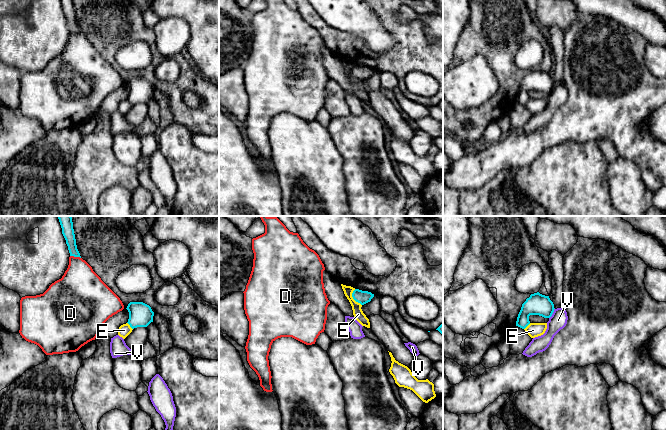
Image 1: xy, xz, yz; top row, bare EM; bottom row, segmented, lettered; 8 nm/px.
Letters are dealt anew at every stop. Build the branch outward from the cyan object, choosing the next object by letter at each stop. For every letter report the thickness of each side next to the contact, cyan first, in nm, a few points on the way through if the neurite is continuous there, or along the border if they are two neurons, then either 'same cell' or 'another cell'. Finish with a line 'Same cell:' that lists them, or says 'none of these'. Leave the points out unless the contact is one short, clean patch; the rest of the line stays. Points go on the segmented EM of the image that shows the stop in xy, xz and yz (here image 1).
D: calibres 100 and 320 nm; another cell
E: calibres 110 and 80 nm; border xz (354, 289), (352, 297), (361, 305); another cell
V: calibres 180 and 140 nm; border yz (554, 308), (549, 318); another cell
Same cell: none of these

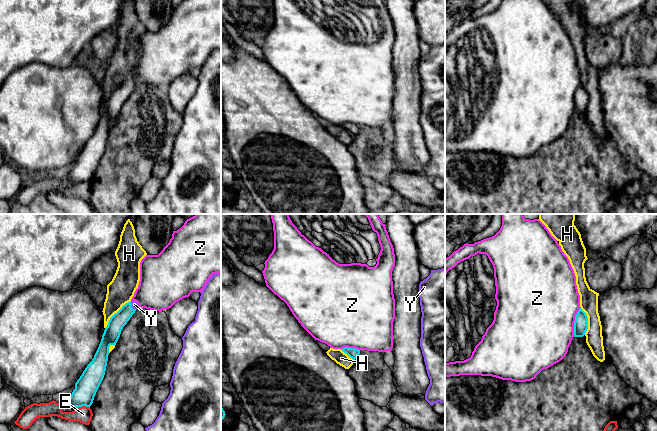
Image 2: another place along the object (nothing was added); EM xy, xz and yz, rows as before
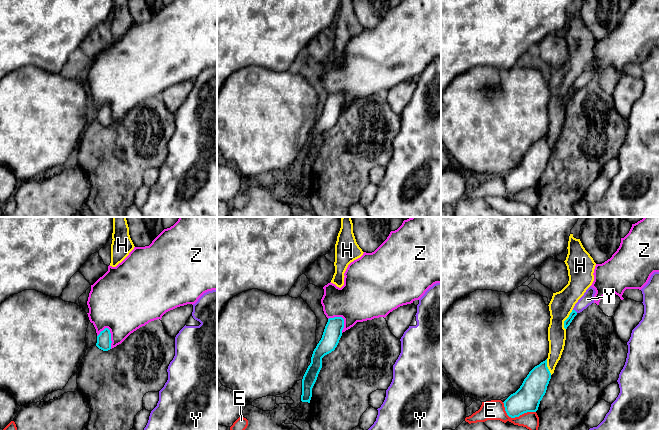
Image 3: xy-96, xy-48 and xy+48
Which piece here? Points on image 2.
E: calibres 180 and 130 nm; border xy (89, 406), (78, 406), (76, 408); another cell
H: calibres 130 and 220 nm; another cell
Y: calibres 130 and 50 nm; way xy (116, 323), (131, 306), (134, 304); same cell
Z: calibres 110 and 500 nm; border yz (580, 307), (575, 316), (573, 336); another cell
Same cell: Y

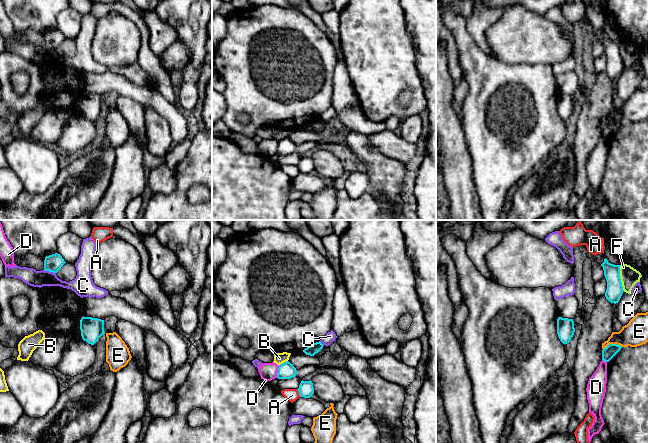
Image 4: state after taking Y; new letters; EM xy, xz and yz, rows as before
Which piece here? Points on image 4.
A: calibres 120 and 100 nm; another cell
B: calibres 140 and 90 nm; border xz (287, 360), (279, 365); another cell
C: calibres 140 and 140 nm; another cell
D: calibres 140 and 140 nm; another cell
E: calibres 100 and 200 nm; border yz (622, 346), (608, 344), (603, 349); another cell
F: calibres 140 and 150 nm; border yz (619, 265), (619, 277), (624, 291); another cell
Same cell: none of these

